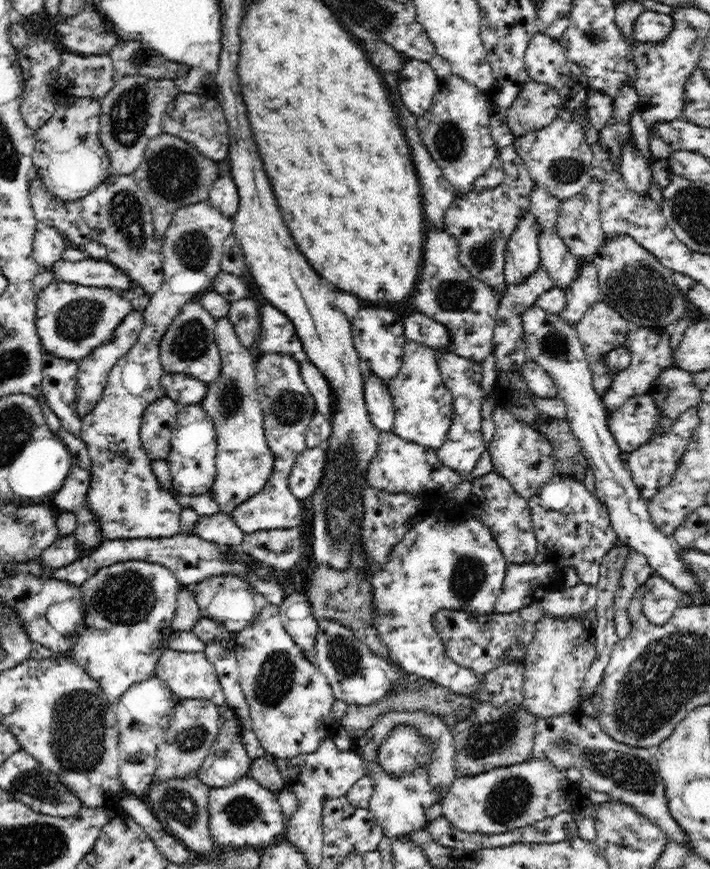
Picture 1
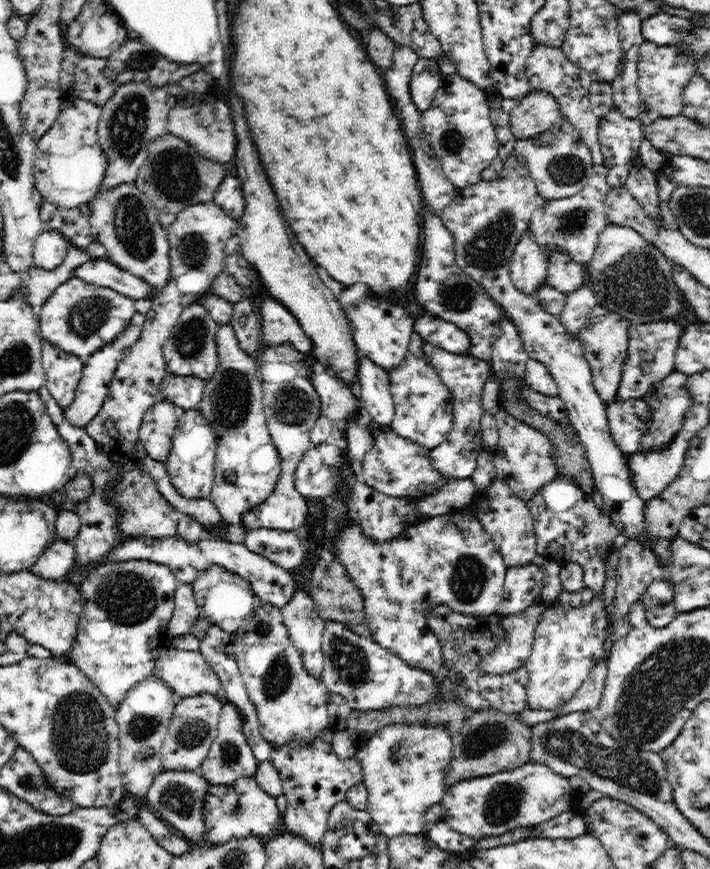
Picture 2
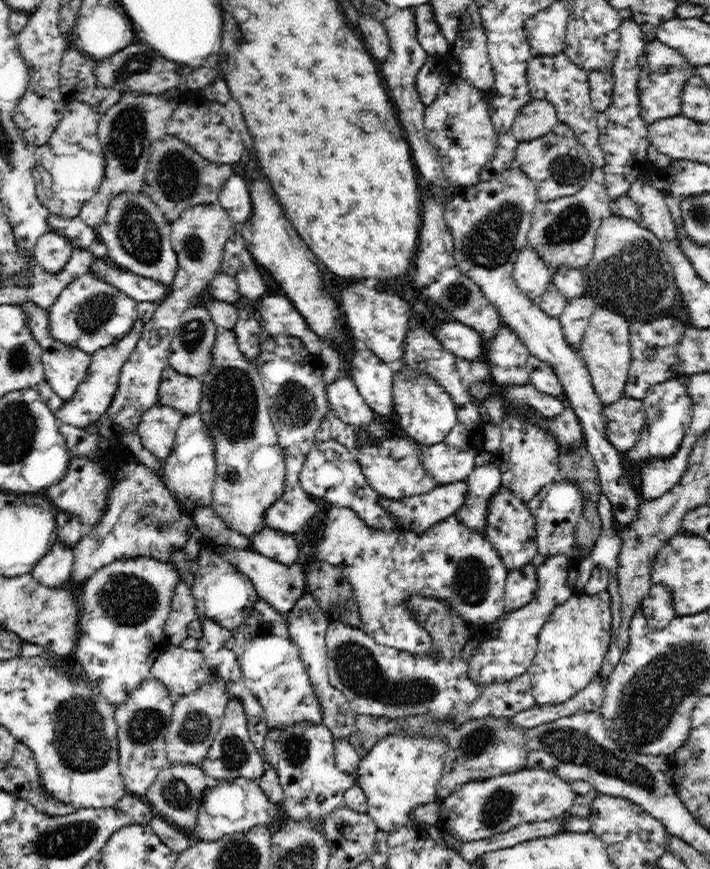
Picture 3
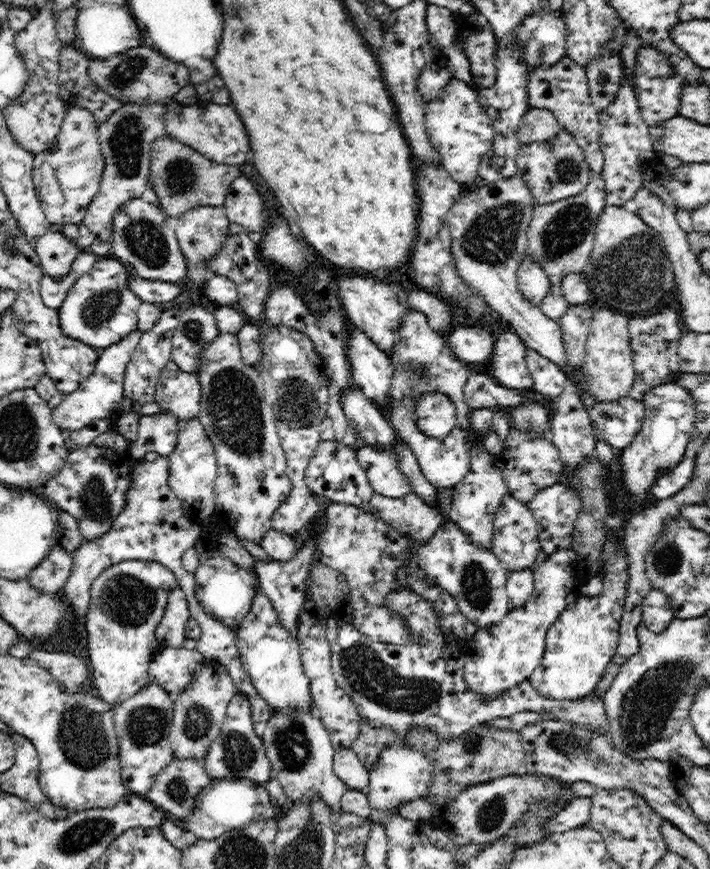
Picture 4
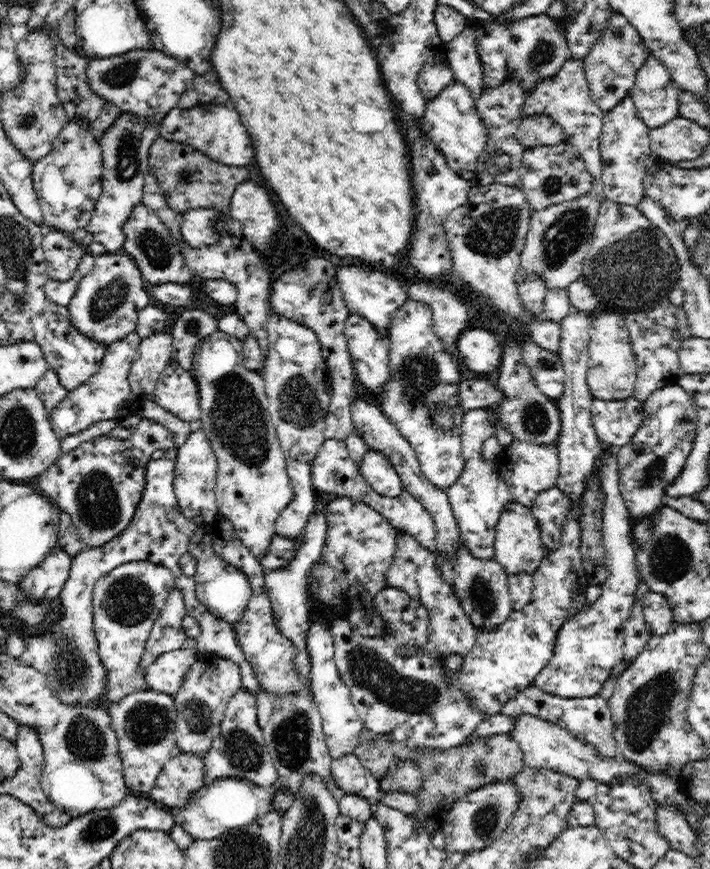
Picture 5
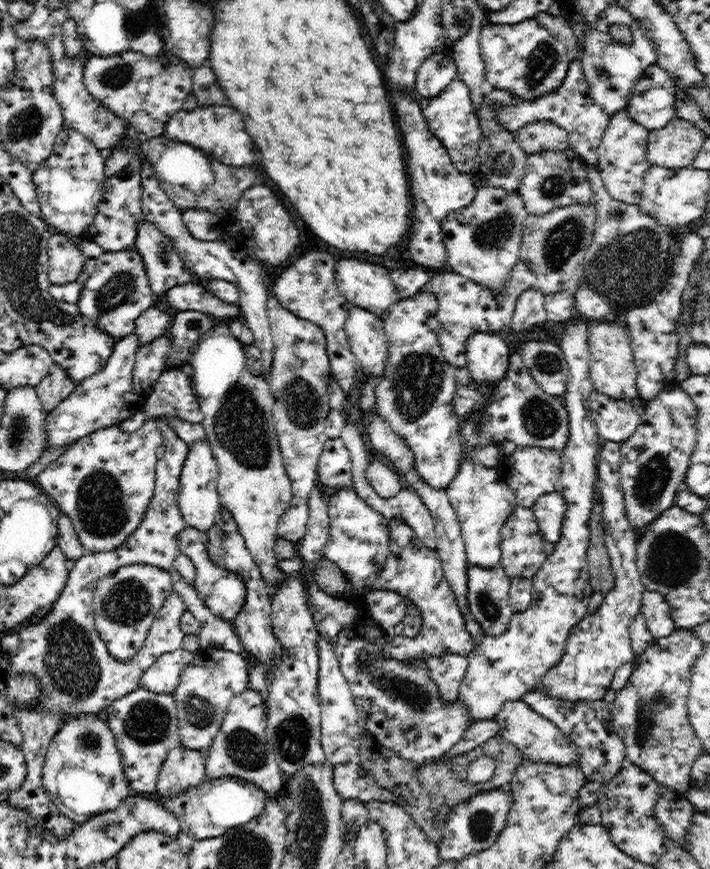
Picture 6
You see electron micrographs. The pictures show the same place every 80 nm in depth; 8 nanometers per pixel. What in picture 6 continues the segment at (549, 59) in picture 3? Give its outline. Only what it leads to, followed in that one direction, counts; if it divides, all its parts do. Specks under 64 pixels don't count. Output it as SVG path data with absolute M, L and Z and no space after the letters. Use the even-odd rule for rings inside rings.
M573 60L568 68L568 76L552 92L540 95L531 101L520 101L510 106L496 104L496 119L504 129L516 134L525 124L536 121L550 121L568 131L569 146L576 151L585 164L597 166L598 147L602 135L608 126L610 115L598 106L589 93L589 86L584 75L581 60Z

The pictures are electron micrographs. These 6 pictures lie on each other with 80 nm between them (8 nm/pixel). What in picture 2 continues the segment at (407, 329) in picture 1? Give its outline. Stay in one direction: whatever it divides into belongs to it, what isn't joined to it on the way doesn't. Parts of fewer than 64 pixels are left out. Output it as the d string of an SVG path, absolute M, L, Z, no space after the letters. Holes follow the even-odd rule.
M423 313L411 319L413 332L422 340L454 354L466 355L470 348L467 332L460 330L455 324L444 319Z

